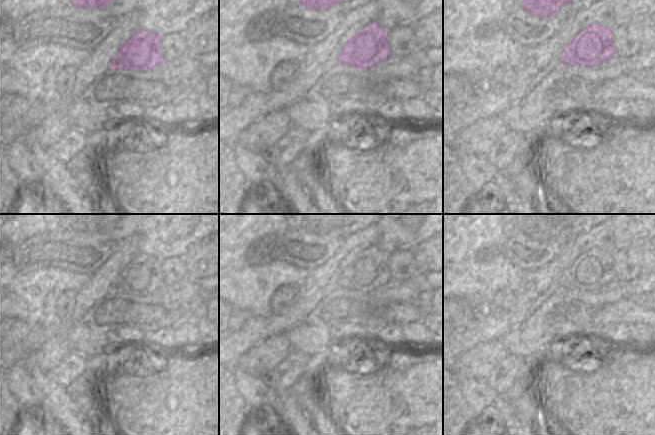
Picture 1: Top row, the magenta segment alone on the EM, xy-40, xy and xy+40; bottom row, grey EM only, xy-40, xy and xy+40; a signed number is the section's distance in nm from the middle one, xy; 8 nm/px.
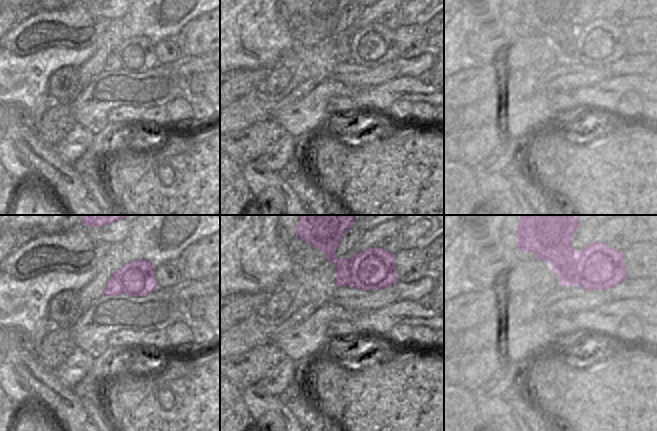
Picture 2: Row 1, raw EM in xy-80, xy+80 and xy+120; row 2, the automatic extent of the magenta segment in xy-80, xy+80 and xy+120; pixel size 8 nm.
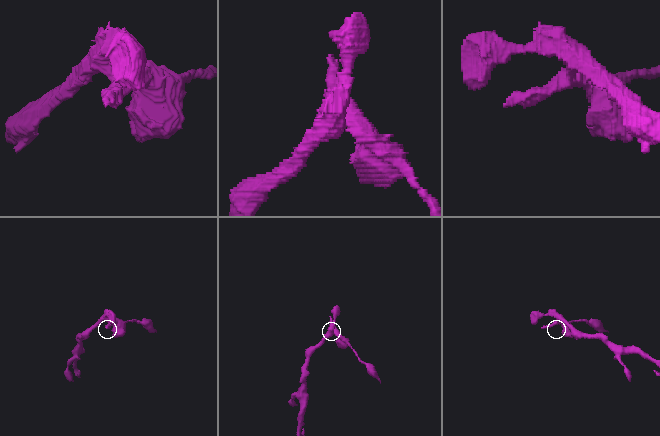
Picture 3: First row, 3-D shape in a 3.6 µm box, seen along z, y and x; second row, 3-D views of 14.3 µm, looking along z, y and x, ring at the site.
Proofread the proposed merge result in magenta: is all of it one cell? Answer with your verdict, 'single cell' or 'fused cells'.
fused cells

